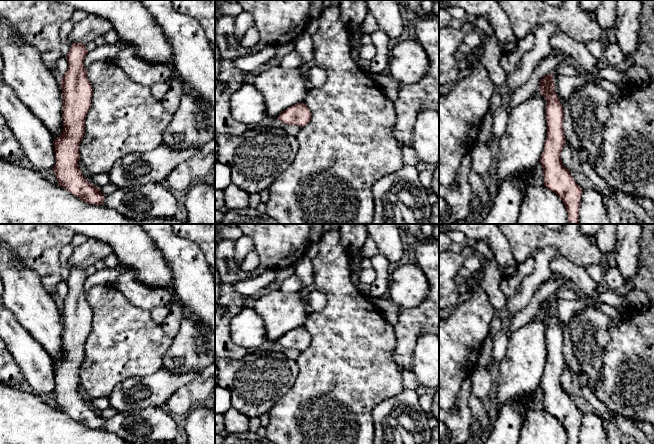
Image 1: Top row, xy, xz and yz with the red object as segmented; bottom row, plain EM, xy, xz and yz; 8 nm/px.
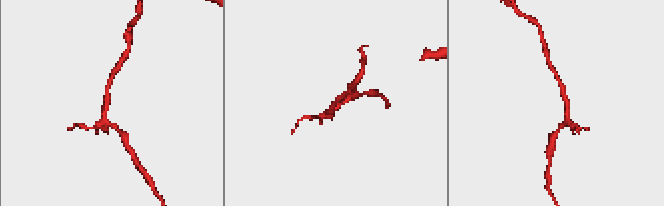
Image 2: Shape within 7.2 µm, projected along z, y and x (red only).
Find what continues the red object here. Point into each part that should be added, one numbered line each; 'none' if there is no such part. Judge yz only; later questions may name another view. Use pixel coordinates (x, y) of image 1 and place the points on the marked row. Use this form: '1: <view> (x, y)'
none

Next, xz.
none

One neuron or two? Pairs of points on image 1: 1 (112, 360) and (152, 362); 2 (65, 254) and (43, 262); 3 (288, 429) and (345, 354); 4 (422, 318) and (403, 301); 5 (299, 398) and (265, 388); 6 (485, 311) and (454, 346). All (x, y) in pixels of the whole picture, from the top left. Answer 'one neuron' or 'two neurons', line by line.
1: one neuron
2: two neurons
3: one neuron
4: two neurons
5: two neurons
6: one neuron

